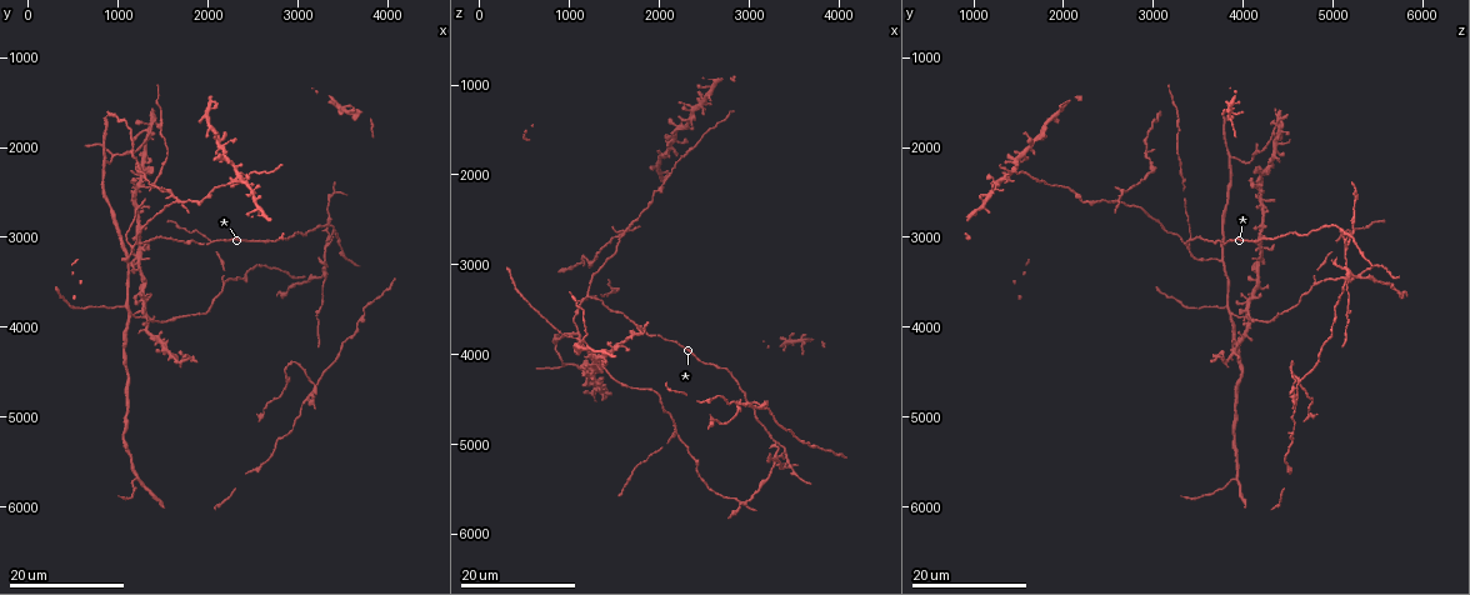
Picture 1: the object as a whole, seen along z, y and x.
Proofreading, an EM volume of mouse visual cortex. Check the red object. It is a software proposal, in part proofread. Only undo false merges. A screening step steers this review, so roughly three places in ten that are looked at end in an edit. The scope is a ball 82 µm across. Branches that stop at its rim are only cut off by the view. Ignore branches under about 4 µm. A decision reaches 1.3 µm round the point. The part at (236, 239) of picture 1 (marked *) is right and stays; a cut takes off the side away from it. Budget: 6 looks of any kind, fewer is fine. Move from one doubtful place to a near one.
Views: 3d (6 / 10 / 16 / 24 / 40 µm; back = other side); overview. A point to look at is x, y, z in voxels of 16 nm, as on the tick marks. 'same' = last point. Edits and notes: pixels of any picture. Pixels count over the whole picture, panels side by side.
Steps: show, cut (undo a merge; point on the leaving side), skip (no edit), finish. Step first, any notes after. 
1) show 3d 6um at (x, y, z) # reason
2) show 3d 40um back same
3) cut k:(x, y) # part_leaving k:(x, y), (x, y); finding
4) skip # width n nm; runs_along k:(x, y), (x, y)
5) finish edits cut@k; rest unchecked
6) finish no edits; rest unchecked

show 3d 24um at (850, 2100, 3850) # thin arm on a thick one

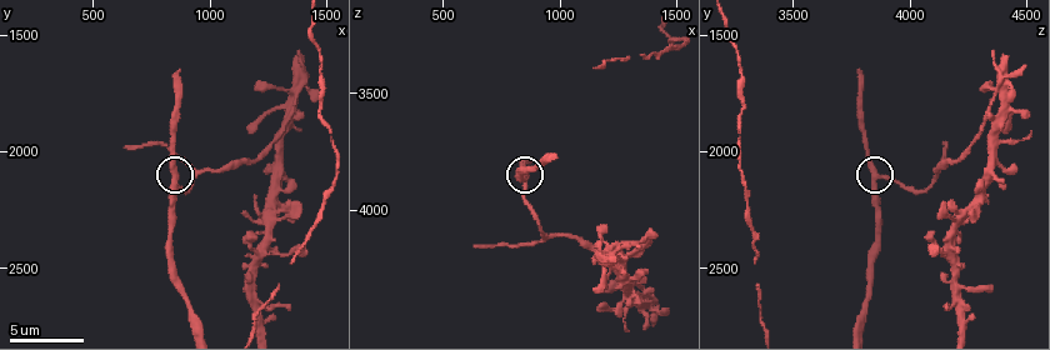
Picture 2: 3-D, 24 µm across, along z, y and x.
show 3d 10um at (840, 2100, 3870)

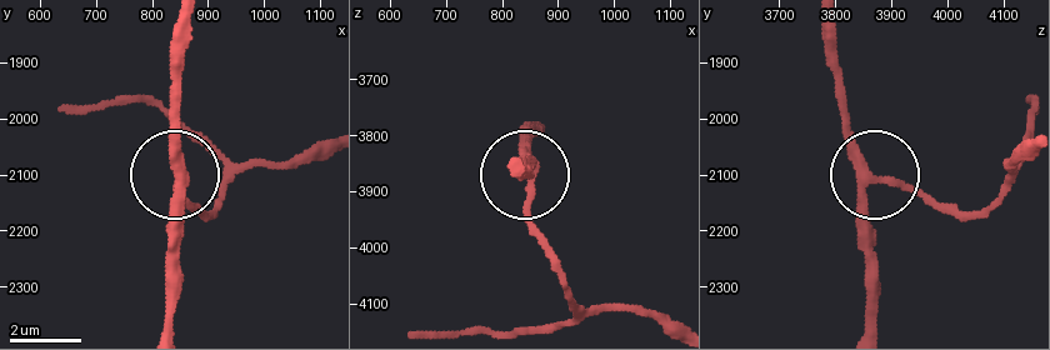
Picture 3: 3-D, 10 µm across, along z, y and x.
skip # width 270 nm; runs_along 3:(869, 326), (869, 175), (836, 96); continuous, no second neuron

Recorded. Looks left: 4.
show 3d 16um at (1100, 3850, 3850) # three arms meet

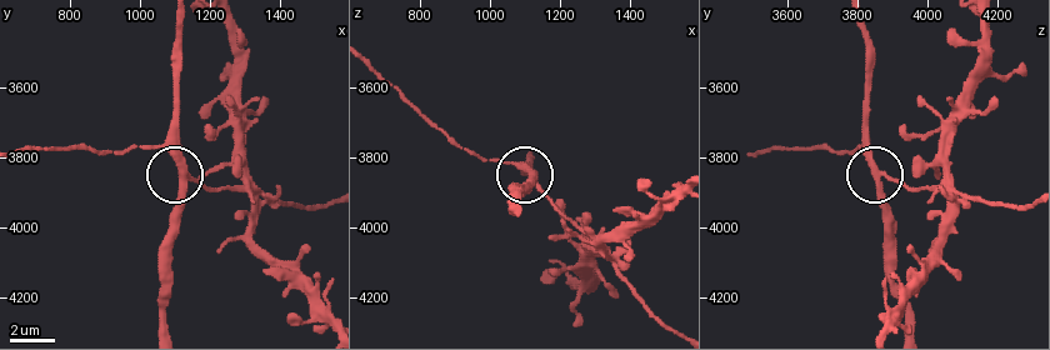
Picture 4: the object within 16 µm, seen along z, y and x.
show 3d 6um at (1140, 3860, 3890)

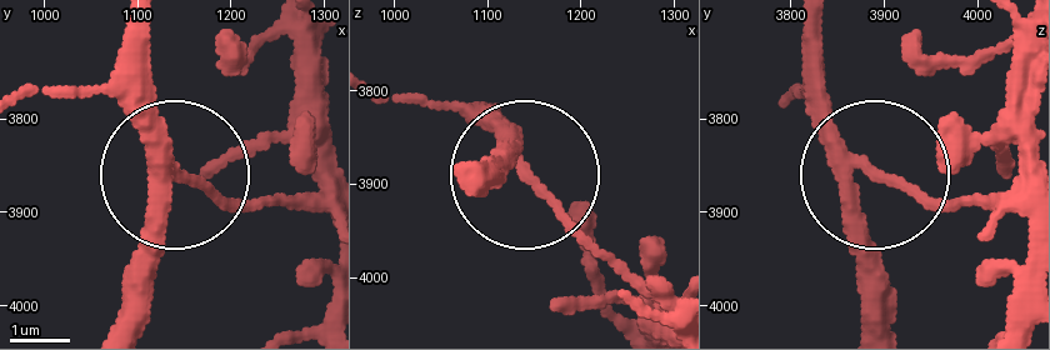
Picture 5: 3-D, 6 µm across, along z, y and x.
skip # side_arm 45 um; runs_along 5:(816, 25), (816, 100), (866, 175), (861, 324); one neuron here

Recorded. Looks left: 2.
show 3d 24um at (1200, 3050, 3350) # four arms meet

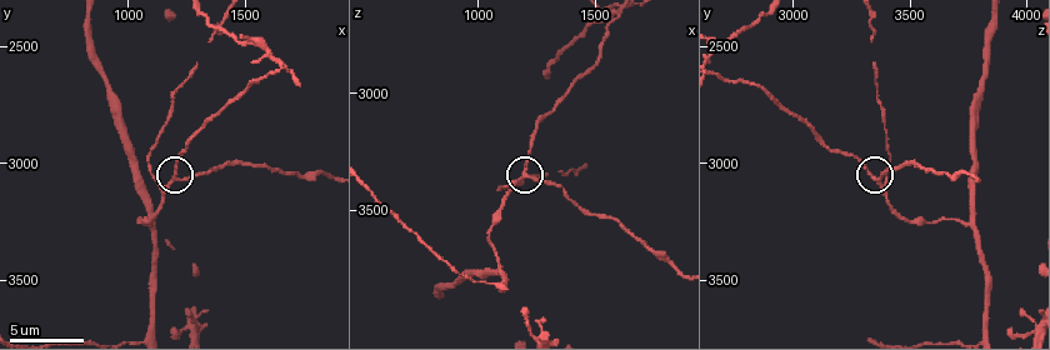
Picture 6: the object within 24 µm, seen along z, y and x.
show 3d 6um at (1200, 3070, 3360)

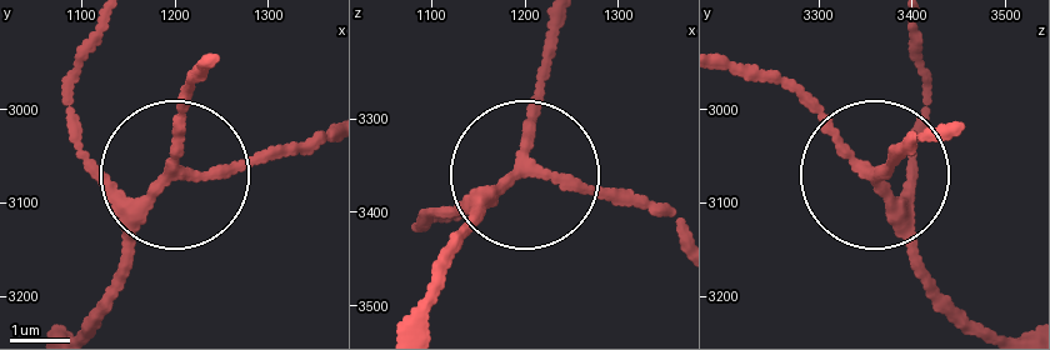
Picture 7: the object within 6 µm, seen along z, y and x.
skip # width 180 nm; runs_along 7:(678, 223), (533, 174), (543, 64); one neuron here

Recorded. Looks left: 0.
finish no edits; rest unchecked

